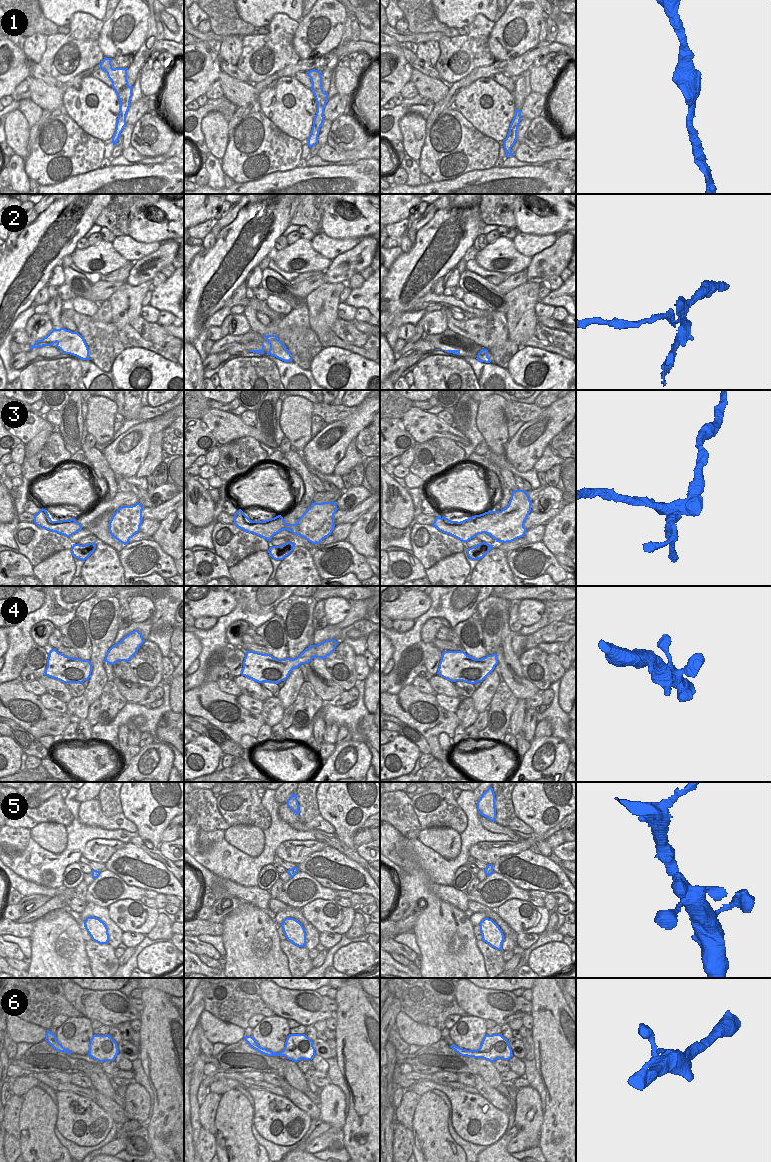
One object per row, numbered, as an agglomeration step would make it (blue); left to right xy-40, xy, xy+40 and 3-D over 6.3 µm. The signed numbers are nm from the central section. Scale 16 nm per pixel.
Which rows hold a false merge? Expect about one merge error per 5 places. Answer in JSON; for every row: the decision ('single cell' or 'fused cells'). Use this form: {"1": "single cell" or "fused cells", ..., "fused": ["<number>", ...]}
{"1": "single cell", "2": "single cell", "3": "fused cells", "4": "single cell", "5": "single cell", "6": "single cell", "fused": ["3"]}

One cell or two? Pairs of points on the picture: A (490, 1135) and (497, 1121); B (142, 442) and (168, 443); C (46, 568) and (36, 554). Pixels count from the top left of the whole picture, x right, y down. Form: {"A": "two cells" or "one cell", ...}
{"A": "one cell", "B": "two cells", "C": "two cells"}

